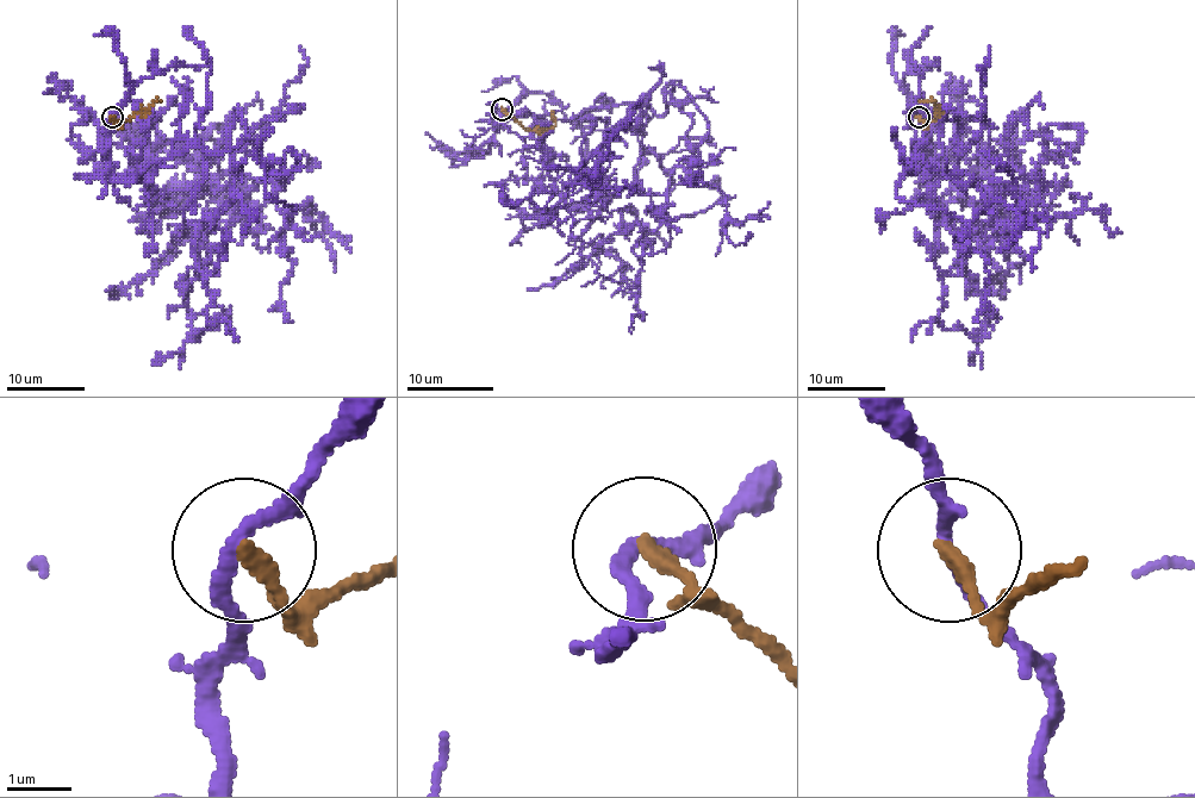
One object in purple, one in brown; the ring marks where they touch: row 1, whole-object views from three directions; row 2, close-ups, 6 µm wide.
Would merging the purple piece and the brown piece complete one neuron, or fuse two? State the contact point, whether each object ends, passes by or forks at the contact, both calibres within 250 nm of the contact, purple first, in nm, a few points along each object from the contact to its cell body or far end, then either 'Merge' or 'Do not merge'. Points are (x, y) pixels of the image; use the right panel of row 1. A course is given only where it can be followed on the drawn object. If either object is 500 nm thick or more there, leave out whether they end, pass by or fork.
Place: (919, 117). At the ring purple passes by. At the ring brown ends. Thickness 200 nm (purple) against 280 nm. Course of purple: (919, 117), (931, 179), (925, 141), (904, 163), (1000, 181), (1029, 214), (1045, 129), (1083, 143). Course of brown: (919, 117), (926, 123), (938, 113), (938, 106), (920, 100). Do not merge

